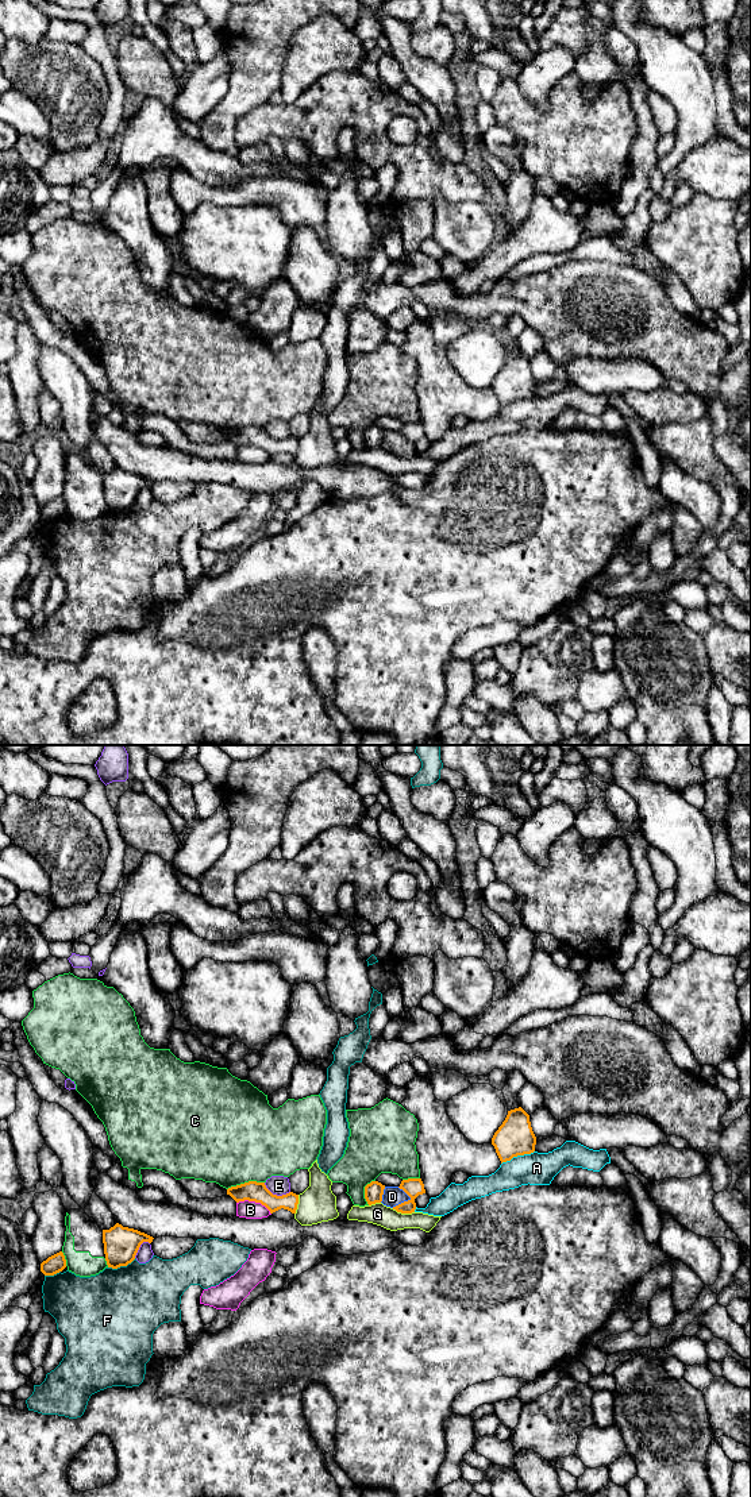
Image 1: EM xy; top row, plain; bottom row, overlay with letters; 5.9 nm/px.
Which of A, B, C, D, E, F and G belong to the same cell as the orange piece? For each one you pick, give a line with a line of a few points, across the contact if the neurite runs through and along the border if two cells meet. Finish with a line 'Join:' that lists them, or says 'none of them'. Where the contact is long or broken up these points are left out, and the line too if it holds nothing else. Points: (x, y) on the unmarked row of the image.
D: line xy (412, 431), (405, 446), (392, 440)
Join: D

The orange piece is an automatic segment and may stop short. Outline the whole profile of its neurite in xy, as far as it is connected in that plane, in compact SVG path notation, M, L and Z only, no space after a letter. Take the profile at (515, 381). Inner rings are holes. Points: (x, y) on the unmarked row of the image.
M521 352L508 355L508 359L492 382L492 389L502 406L513 401L535 396L536 381L532 375L529 359Z

